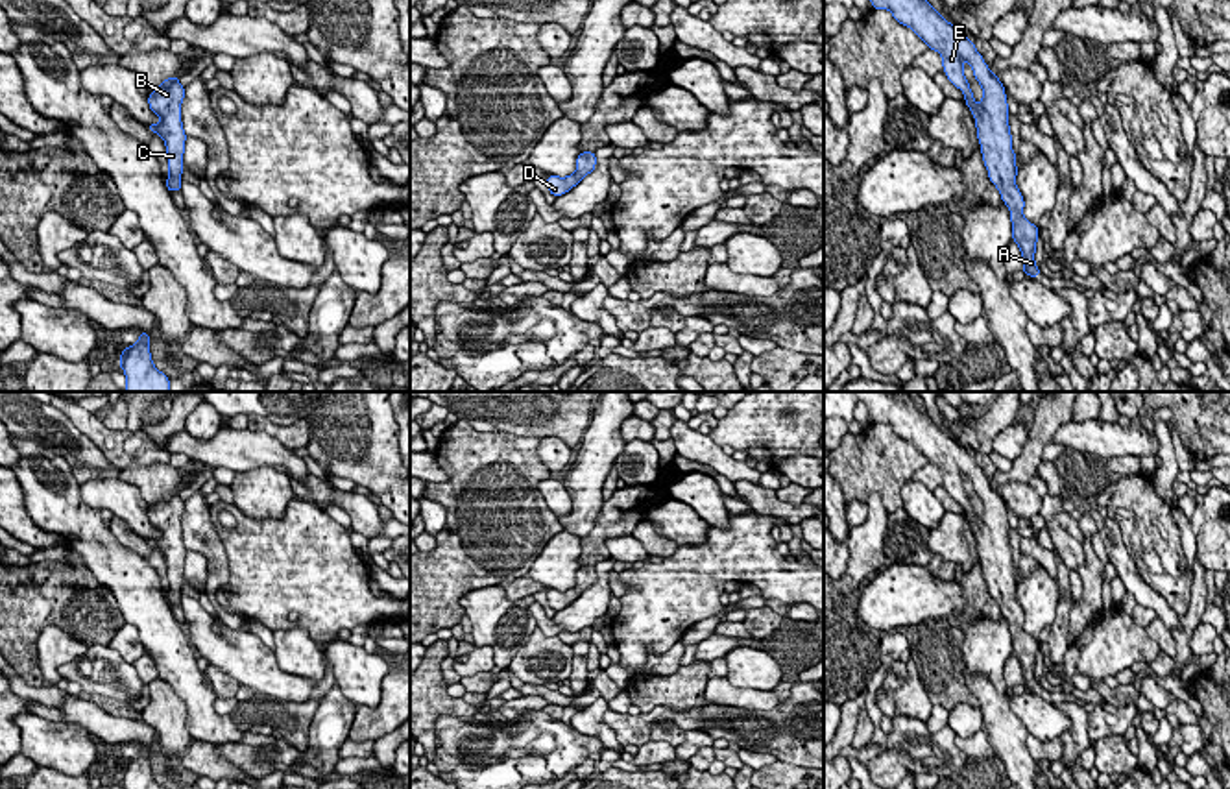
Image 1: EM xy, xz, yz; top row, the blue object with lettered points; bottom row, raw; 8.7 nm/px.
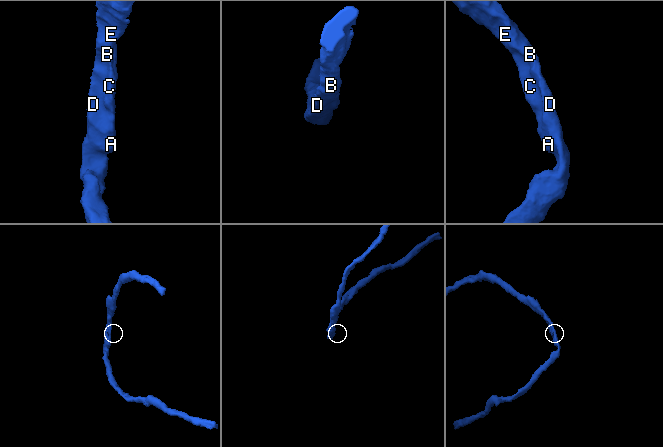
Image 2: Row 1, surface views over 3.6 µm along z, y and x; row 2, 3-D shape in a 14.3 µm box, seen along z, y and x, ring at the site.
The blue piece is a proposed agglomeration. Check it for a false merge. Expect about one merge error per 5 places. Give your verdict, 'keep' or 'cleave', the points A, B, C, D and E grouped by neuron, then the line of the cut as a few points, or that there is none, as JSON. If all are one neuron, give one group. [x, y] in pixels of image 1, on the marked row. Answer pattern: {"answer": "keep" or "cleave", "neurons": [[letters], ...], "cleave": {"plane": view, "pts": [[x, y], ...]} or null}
{"answer": "keep", "neurons": [["A", "B", "C", "D", "E"]], "cleave": null}

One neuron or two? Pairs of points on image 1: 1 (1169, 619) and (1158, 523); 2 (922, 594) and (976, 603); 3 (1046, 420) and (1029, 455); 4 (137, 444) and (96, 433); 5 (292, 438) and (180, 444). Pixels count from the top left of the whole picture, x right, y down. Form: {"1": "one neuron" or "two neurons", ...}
{"1": "two neurons", "2": "two neurons", "3": "one neuron", "4": "one neuron", "5": "two neurons"}

